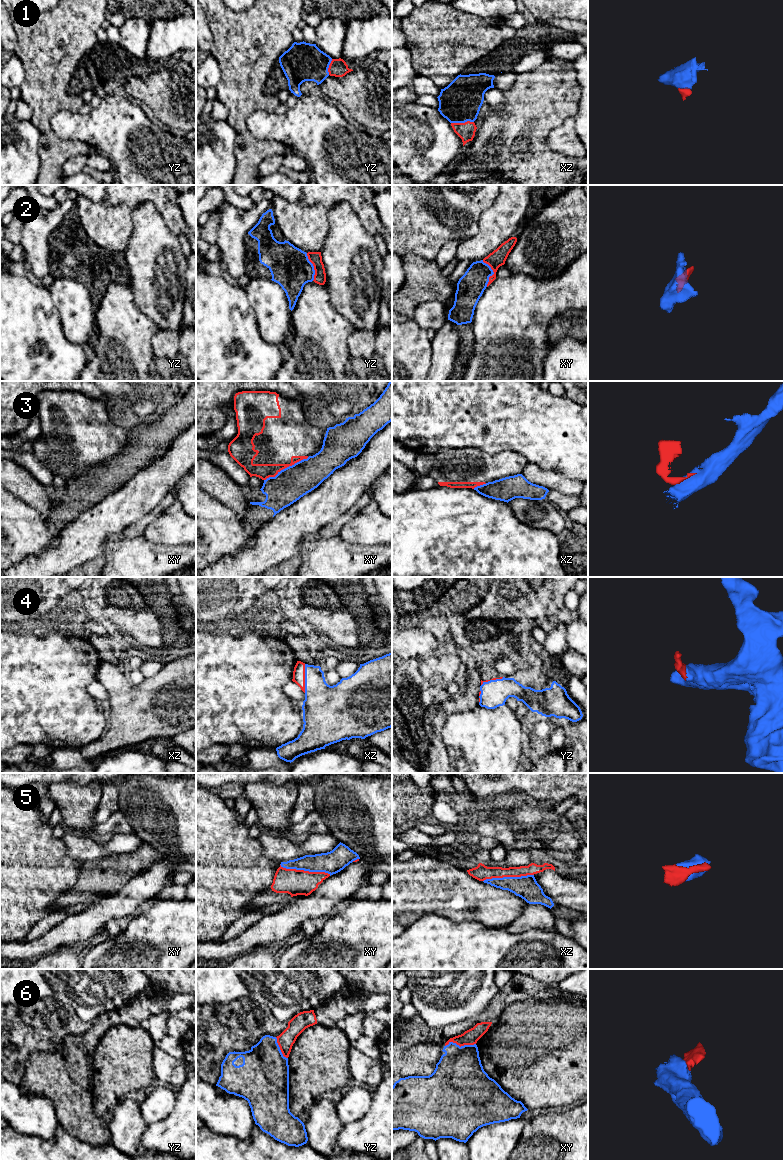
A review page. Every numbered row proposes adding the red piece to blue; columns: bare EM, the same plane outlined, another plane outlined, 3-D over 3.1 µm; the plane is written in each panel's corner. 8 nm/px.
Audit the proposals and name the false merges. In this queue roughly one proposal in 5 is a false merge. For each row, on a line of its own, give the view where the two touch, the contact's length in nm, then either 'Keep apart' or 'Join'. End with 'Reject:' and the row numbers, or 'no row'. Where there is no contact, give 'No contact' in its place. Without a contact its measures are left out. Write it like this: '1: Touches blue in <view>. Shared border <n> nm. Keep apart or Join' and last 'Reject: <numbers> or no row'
1: Touches blue in xz. Shared border 180 nm. Join
2: Touches blue in xy. Shared border 220 nm. Join
3: Touches blue in xy. Shared border 400 nm. Keep apart
4: Touches blue in xz. Shared border 240 nm. Join
5: Touches blue in xy. Shared border 420 nm. Join
6: Touches blue in xy. Shared border 240 nm. Join
Reject: 3

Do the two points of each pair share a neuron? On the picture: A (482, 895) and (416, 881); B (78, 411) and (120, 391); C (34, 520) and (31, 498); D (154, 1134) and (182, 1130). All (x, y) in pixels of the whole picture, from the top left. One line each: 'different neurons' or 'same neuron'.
A: same neuron
B: different neurons
C: different neurons
D: same neuron

